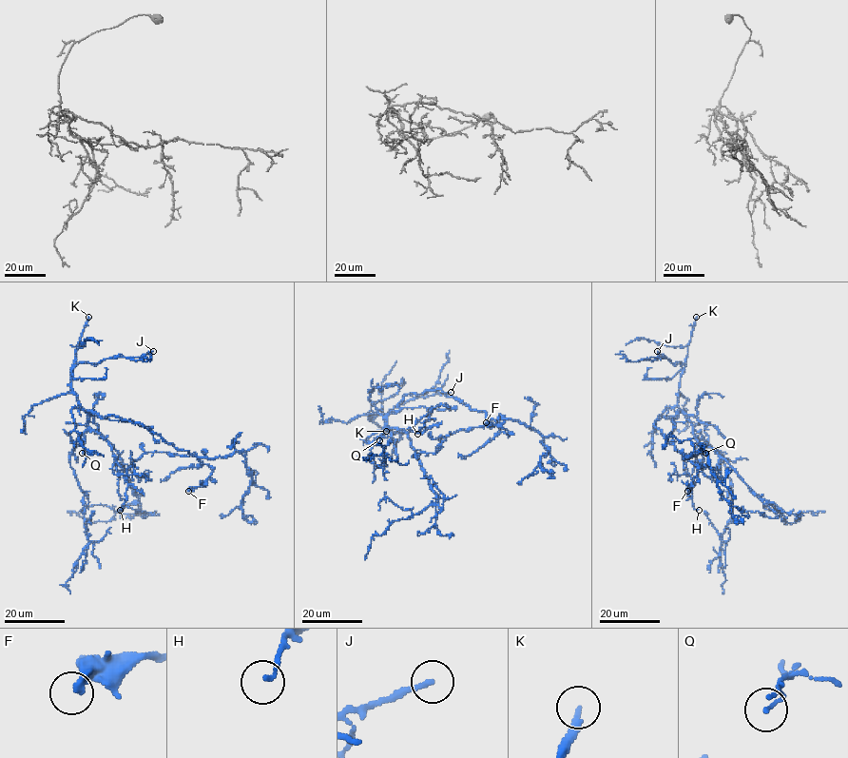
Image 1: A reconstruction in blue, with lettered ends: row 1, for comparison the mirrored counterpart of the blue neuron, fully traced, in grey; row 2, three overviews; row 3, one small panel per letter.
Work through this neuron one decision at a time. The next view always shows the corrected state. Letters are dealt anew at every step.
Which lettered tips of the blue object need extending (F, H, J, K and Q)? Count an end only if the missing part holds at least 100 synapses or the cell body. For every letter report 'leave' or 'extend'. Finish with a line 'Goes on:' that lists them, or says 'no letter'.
F: leave
H: leave
J: leave
K: extend
Q: leave
Goes on: K

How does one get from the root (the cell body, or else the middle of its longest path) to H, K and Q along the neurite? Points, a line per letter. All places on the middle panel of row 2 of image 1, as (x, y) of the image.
H: (399, 403), (398, 411), (388, 416), (385, 427), (418, 433), (425, 427), (417, 434)
K: (399, 403), (397, 412), (369, 415), (377, 426), (386, 431)
Q: (399, 403), (398, 411), (388, 416), (385, 428), (377, 437), (381, 434), (379, 440)

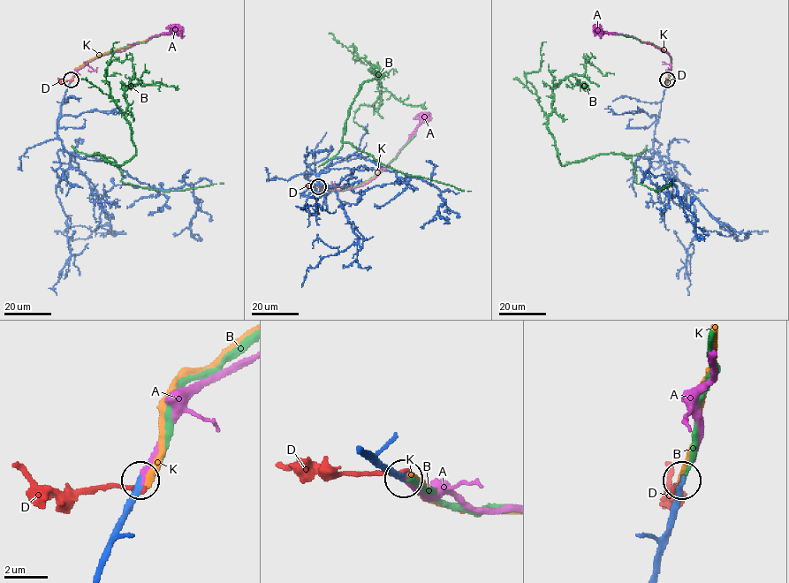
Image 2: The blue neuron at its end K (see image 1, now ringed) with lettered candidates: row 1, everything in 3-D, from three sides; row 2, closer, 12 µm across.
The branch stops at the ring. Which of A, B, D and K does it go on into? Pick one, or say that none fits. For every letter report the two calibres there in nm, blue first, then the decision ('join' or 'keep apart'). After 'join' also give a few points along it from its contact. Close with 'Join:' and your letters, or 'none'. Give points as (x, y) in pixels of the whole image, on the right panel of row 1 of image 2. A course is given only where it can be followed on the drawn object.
A: 280 nm thick on the blue side, 260 nm on the other; join; it runs (668, 79), (671, 62), (666, 52), (638, 38), (607, 34), (598, 29)
B: 260 nm thick on the blue side, 220 nm on the other; keep apart
D: 320 nm thick on the blue side, 240 nm on the other; keep apart
K: 300 nm thick on the blue side, 240 nm on the other; keep apart
Join: A

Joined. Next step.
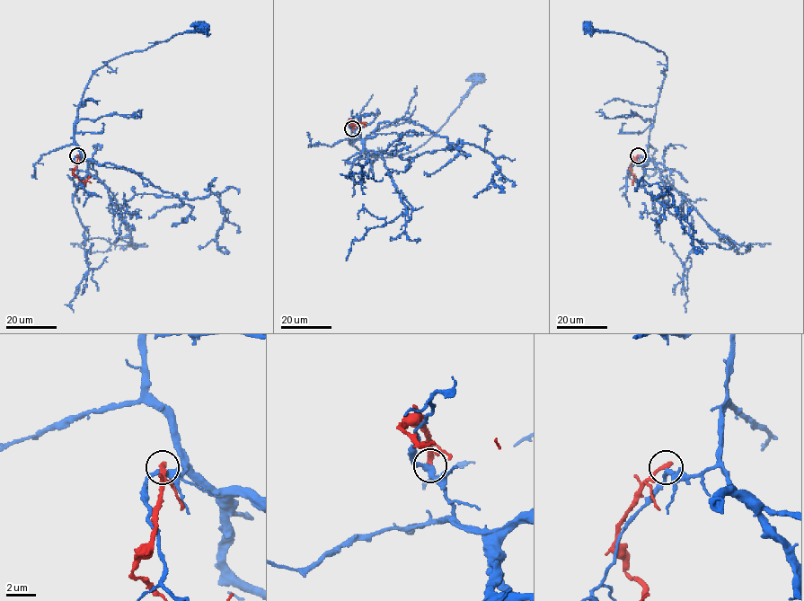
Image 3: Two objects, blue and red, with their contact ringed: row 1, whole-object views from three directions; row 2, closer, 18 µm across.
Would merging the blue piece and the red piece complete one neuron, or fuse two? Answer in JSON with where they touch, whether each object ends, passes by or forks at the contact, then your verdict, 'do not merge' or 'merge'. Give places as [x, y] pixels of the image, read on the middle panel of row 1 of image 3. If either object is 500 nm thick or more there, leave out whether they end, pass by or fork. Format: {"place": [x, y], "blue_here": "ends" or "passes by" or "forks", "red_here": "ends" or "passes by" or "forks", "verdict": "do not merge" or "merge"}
{"place": [352, 128], "blue_here": "passes by", "red_here": "ends", "verdict": "do not merge"}

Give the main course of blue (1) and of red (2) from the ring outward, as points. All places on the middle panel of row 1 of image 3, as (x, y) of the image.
1: (352, 128), (356, 136), (349, 142), (367, 155), (391, 157), (411, 152), (423, 145), (447, 121), (480, 79)
2: (352, 128), (350, 120), (348, 122), (365, 126)

